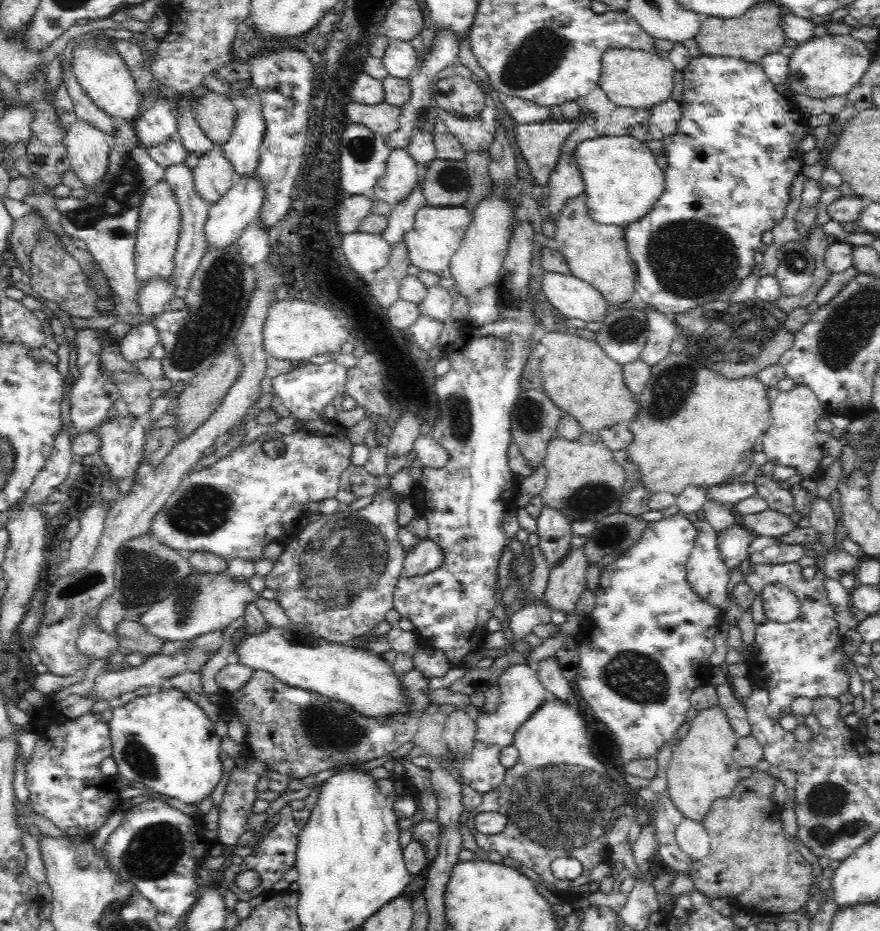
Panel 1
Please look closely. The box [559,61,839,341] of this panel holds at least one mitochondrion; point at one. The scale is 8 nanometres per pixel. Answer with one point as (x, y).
(691, 259)

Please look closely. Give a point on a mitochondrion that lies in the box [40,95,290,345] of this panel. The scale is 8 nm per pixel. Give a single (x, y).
(122, 189)

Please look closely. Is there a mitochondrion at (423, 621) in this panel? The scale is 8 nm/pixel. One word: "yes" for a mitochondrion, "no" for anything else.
no

